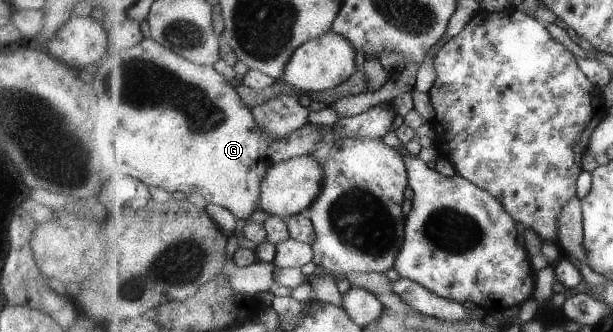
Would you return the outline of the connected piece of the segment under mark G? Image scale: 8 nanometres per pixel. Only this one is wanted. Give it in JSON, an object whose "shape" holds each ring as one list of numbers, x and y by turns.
{"shape":[[147,36,139,45,132,48,117,50,109,48,104,55,104,58,91,69,89,84,95,92,95,98,97,98,97,122,99,126,93,126,93,132,89,136,95,138,95,150,101,152,98,161,107,172,111,172,110,175,131,174,133,178,145,182,147,186,161,186,169,192,181,192,189,197,190,194,198,193,205,198,208,203,220,205,227,211,230,211,235,218,248,220,249,216,258,210,259,198,261,198,261,180,265,178,265,174,269,172,269,168,277,162,283,162,287,158,295,158,295,156,311,156,311,152,317,150,317,144,323,140,323,130,315,124,305,124,303,128,295,130,293,134,289,134,287,138,283,140,273,140,271,134,267,134,265,130,261,130,255,118,251,108,246,104,243,104,243,98,239,96,237,89,221,72,217,72,213,66,201,66,190,62,183,58,183,56,177,55,175,52,161,46,159,42,149,38]]}

